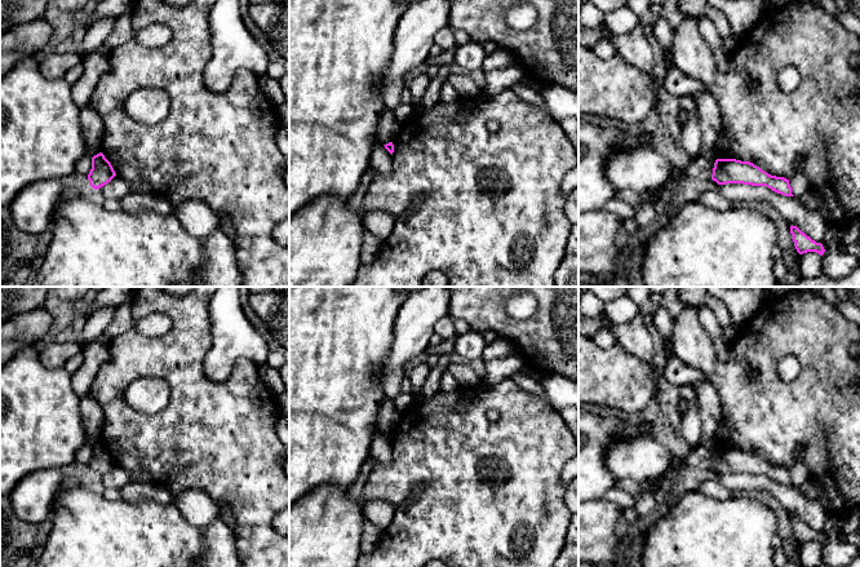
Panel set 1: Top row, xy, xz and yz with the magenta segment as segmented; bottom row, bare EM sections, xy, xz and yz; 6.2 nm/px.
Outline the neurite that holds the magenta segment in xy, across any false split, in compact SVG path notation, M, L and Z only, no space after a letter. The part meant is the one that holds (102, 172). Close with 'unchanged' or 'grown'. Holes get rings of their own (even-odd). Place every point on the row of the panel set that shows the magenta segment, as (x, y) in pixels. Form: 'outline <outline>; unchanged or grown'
outline M102 152L92 158L92 169L88 174L89 185L98 190L116 176L111 163Z; unchanged

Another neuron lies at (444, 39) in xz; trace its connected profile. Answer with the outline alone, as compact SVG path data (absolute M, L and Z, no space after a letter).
M448 25L440 31L438 31L436 35L434 36L434 44L444 50L455 46L456 40L455 40L453 30L455 28Z

